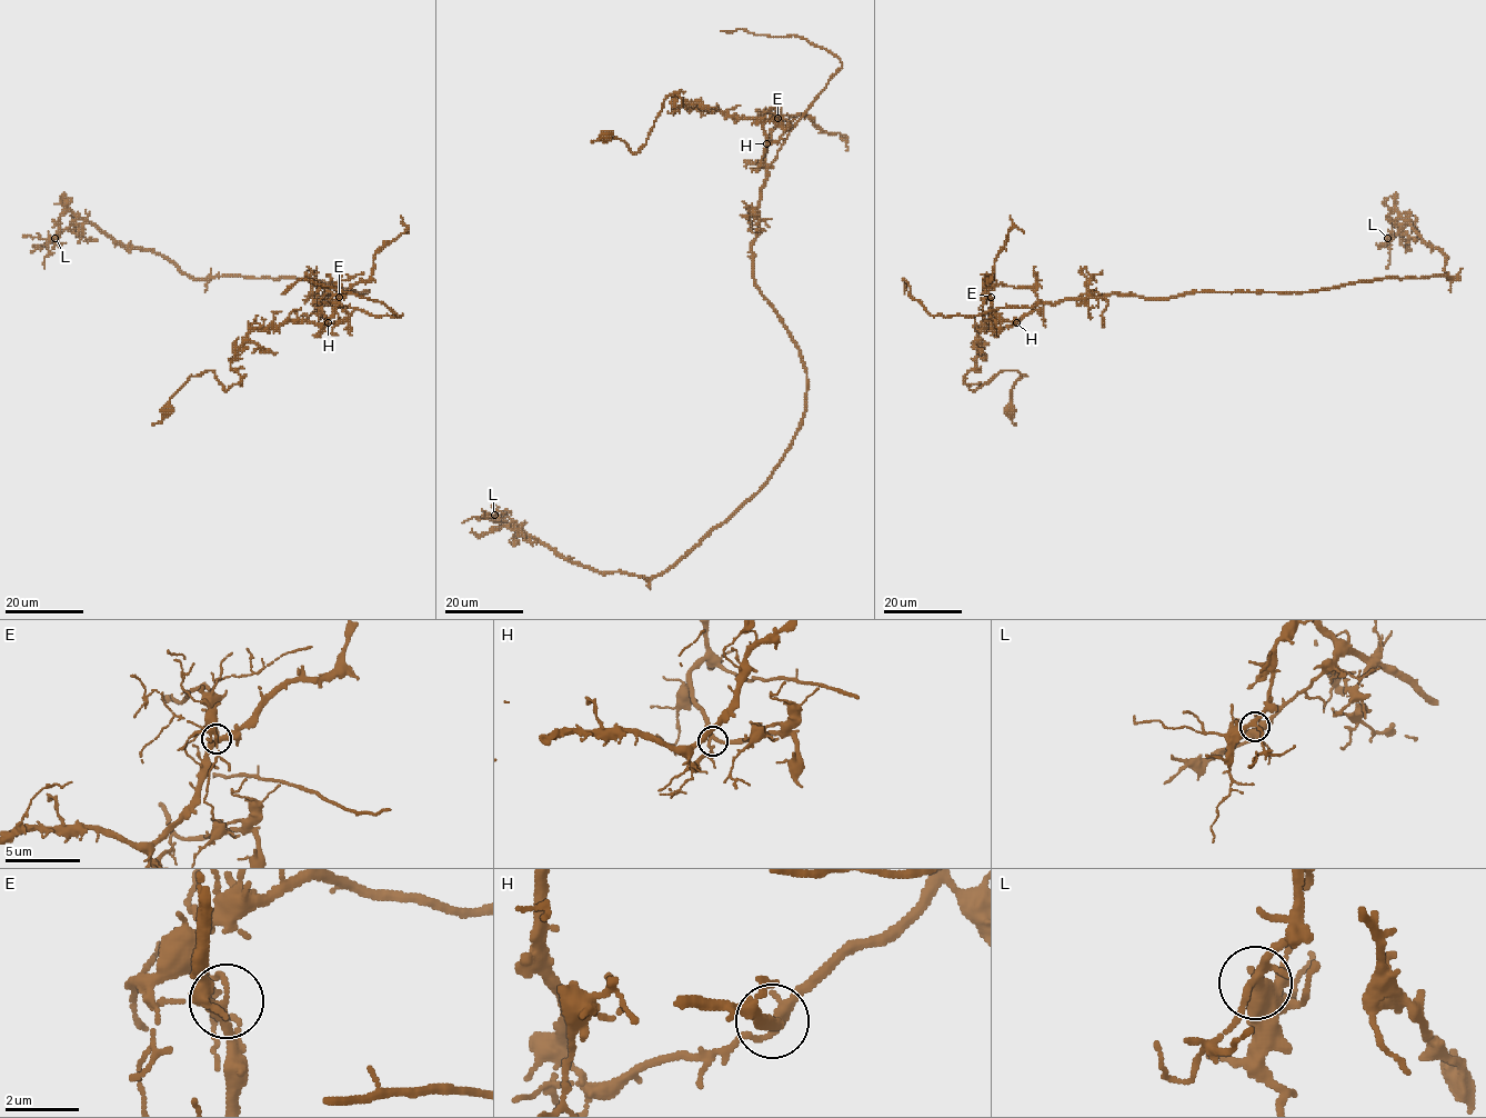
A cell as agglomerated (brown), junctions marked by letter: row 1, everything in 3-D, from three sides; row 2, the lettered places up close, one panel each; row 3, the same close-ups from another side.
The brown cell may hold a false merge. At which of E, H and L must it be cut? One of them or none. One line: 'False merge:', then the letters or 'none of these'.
False merge: E

